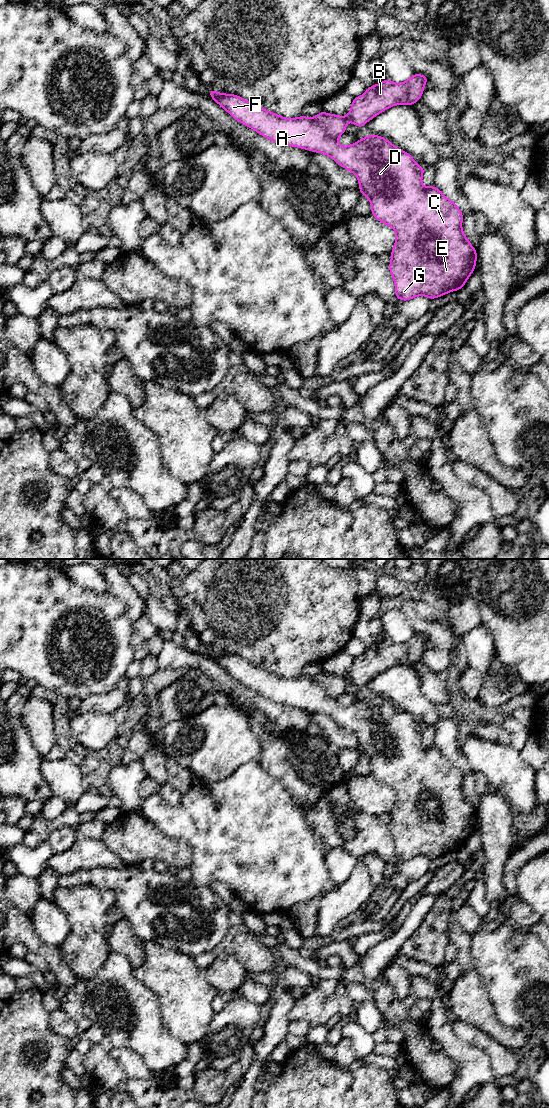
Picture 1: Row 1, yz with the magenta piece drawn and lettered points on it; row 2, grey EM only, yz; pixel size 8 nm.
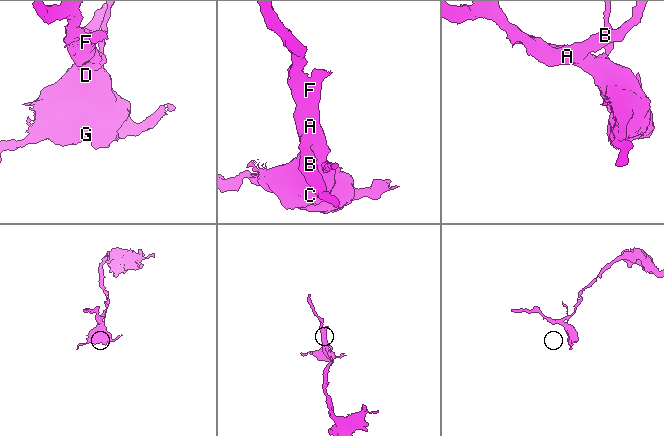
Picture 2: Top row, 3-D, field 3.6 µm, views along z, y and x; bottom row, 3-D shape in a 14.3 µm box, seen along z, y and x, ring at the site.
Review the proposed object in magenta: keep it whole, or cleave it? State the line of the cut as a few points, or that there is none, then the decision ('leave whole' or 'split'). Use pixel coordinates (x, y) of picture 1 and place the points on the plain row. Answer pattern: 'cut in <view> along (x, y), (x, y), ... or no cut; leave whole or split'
cut in yz along (311, 678), (319, 683), (329, 696), (336, 699); split

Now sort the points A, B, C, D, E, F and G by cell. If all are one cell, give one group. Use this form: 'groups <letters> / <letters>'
groups A C D E F G / B

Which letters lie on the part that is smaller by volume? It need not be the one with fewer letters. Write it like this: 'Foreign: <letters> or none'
Foreign: A, C, D, E, F, G

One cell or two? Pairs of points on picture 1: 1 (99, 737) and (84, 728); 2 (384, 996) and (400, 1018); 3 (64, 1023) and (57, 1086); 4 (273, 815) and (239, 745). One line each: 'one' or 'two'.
1: one
2: one
3: two
4: two

